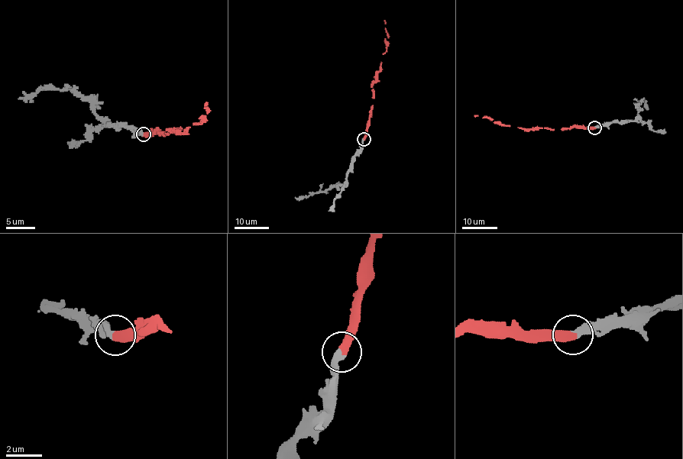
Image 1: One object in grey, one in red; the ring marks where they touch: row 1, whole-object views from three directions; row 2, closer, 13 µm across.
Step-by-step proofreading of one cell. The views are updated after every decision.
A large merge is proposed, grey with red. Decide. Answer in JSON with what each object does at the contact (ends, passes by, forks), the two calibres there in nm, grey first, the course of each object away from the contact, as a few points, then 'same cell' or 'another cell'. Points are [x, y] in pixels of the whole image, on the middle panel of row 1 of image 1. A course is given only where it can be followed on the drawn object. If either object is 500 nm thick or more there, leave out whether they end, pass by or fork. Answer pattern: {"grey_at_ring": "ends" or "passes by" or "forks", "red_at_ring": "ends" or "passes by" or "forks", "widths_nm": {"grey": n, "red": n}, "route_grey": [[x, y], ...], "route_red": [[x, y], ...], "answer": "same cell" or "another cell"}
{"grey_at_ring": "ends", "red_at_ring": "ends", "widths_nm": {"grey": 400, "red": 480}, "route_grey": [[364, 139], [362, 150], [352, 161], [352, 169], [343, 184], [308, 196], [295, 197]], "route_red": [[364, 139], [371, 112], [372, 82], [386, 49], [387, 33], [384, 20]], "answer": "same cell"}

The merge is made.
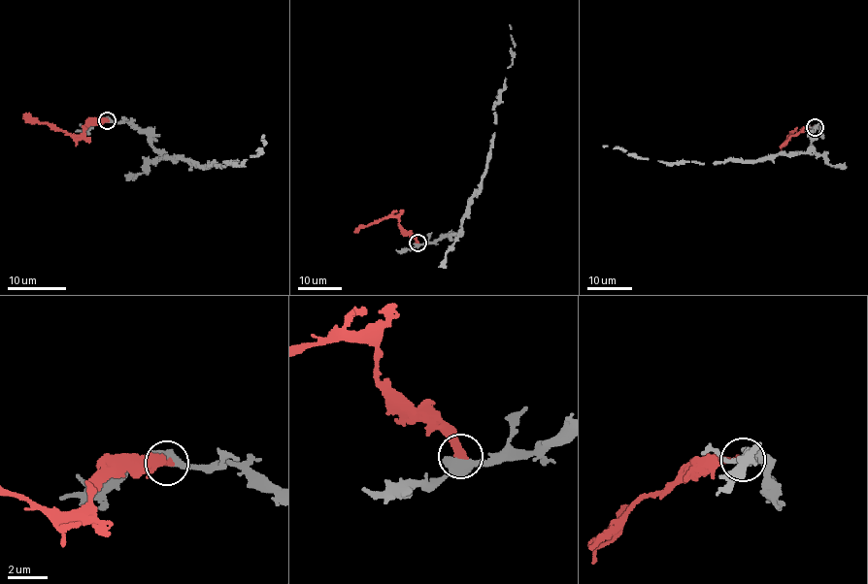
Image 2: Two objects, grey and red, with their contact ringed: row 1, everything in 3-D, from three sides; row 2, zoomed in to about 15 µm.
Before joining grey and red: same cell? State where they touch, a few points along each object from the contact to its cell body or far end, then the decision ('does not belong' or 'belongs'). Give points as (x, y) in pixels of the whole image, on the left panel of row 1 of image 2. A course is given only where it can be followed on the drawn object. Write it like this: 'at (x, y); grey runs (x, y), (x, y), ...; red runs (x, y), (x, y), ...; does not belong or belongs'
at (107, 120); grey runs (107, 120), (133, 123), (164, 156), (187, 158), (201, 166), (239, 165), (258, 154), (263, 135); red runs (107, 120), (95, 119), (80, 135), (68, 135), (46, 123), (33, 122), (23, 113); belongs

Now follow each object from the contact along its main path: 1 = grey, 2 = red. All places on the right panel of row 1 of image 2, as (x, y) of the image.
1: (815, 127), (817, 127), (811, 136), (811, 146), (806, 151), (770, 154), (753, 161), (669, 164), (603, 146)
2: (815, 127), (804, 127), (784, 143), (795, 129)

